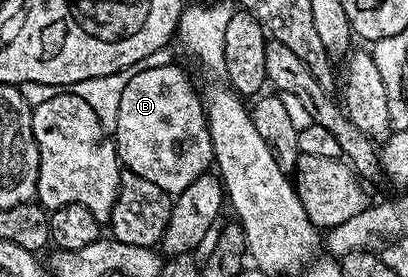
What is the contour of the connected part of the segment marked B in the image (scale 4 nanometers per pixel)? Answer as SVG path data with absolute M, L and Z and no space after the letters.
M171 62L155 68L135 71L130 77L124 94L120 94L120 114L116 118L116 130L112 134L113 143L118 149L119 161L129 171L139 174L148 182L160 186L160 190L177 194L184 191L196 178L207 175L214 159L214 147L206 121L206 107L202 104L199 89L194 89L192 81L182 68Z

